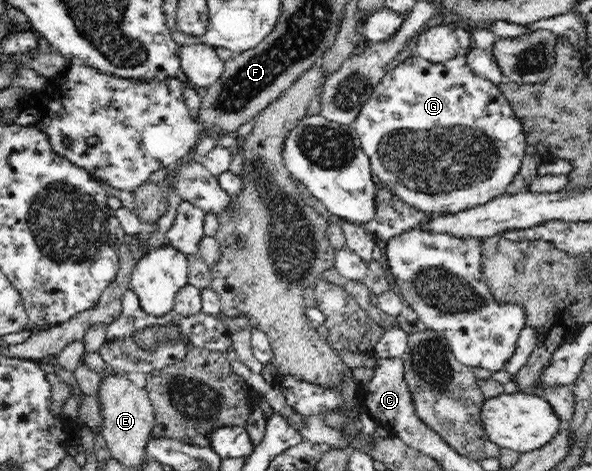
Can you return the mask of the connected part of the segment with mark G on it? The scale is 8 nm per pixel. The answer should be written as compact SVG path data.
M464 53L444 63L432 63L418 56L412 56L398 64L396 68L389 70L382 77L380 84L374 87L370 98L362 105L352 125L358 133L364 152L369 156L373 174L376 174L378 180L393 191L403 204L412 205L414 209L422 213L459 213L462 210L487 204L490 200L506 194L507 186L519 173L522 158L524 158L524 152L526 152L527 139L523 131L523 124L519 118L516 118L510 103L496 84L477 75L468 66Z

